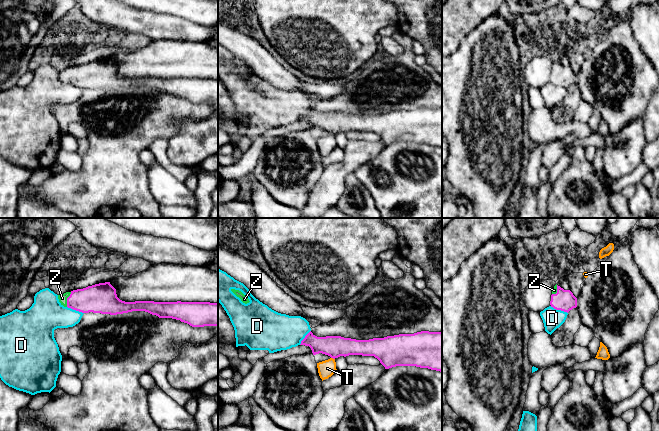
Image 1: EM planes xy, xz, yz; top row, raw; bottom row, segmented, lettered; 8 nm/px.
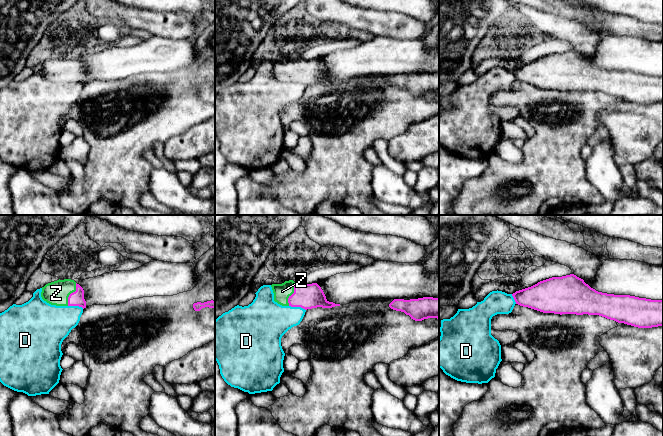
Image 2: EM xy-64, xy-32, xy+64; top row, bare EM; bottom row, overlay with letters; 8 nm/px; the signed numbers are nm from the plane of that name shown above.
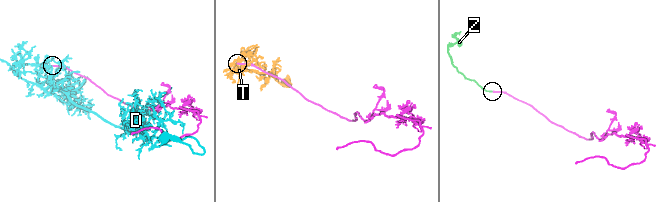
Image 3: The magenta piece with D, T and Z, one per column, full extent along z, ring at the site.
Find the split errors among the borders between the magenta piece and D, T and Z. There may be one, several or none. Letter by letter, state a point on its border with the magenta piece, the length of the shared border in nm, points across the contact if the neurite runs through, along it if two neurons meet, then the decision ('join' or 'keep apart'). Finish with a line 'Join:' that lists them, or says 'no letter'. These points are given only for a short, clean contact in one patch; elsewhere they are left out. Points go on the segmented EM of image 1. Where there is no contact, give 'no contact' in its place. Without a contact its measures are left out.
D: yz (559, 309) | 160 nm | along yz (550, 306), (567, 313) | keep apart
T: xz (333, 358) | 40 nm | along xz (331, 357), (334, 359) | keep apart
Z: xy (67, 299) | 130 nm | across xy (98, 298), (67, 299), (62, 298) | join
Join: Z

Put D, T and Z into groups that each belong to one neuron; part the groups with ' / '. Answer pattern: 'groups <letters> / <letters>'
groups D / T / Z

